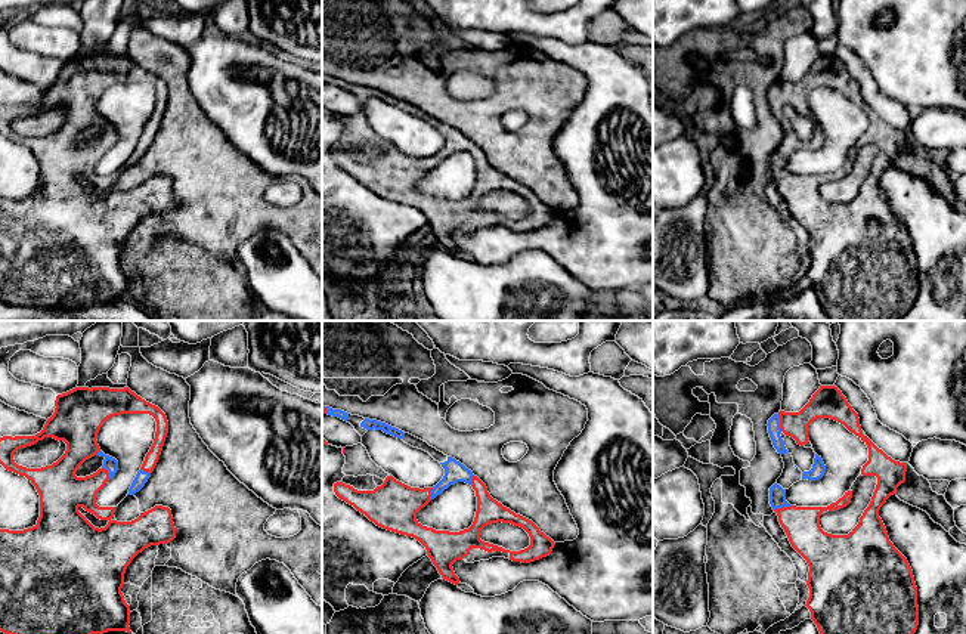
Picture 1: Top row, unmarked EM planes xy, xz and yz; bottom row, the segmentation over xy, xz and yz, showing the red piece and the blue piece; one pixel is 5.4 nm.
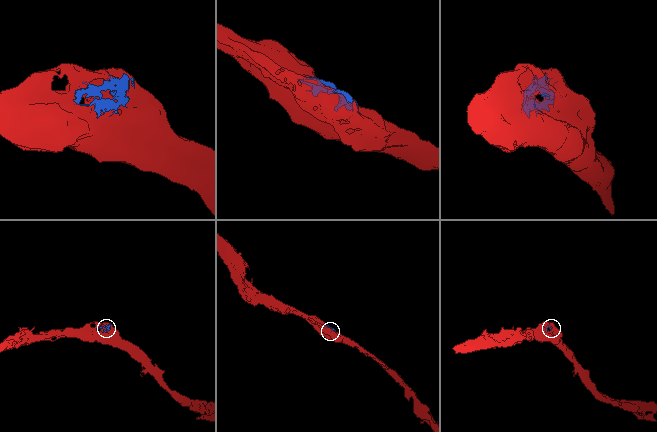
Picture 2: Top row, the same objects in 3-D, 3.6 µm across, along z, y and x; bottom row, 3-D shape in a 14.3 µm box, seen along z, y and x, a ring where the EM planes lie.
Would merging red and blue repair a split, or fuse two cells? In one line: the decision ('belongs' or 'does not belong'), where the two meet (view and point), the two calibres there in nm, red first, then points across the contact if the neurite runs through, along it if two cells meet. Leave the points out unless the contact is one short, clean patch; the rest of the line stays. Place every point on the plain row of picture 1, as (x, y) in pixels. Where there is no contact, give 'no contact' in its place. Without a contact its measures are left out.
belongs; contact yz (780, 92); calibres 140 and 70 nm

